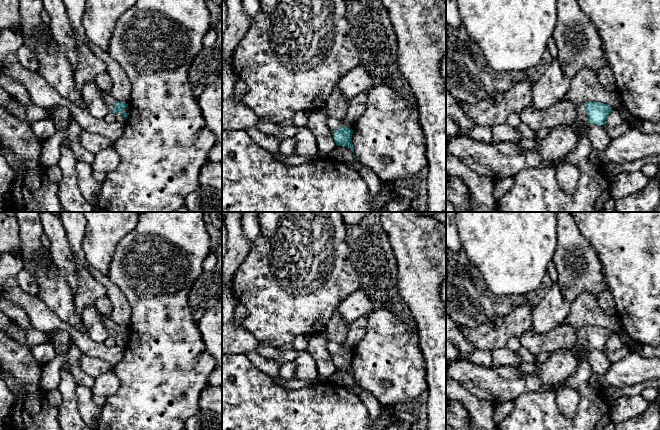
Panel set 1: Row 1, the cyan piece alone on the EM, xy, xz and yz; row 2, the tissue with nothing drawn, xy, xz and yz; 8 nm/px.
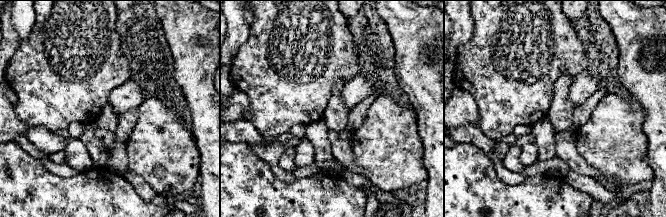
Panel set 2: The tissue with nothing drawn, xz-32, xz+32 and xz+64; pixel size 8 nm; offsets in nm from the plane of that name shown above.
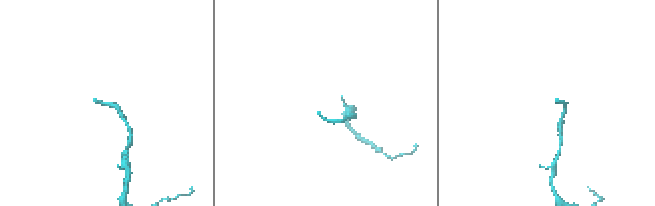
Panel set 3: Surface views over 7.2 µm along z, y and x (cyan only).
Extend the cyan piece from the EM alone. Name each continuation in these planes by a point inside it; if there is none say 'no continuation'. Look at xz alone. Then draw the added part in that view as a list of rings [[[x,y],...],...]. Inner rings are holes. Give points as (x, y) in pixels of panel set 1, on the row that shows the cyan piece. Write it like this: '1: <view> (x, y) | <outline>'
1: xz (334, 124) | [[[328,117],[327,125],[331,129],[331,131],[335,131],[343,127],[343,122],[336,118]]]

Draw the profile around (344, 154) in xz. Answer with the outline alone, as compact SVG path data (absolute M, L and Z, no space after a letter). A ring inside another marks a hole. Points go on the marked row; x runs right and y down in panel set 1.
M337 145L334 151L336 154L336 159L343 162L344 164L355 161L353 151L346 146Z

